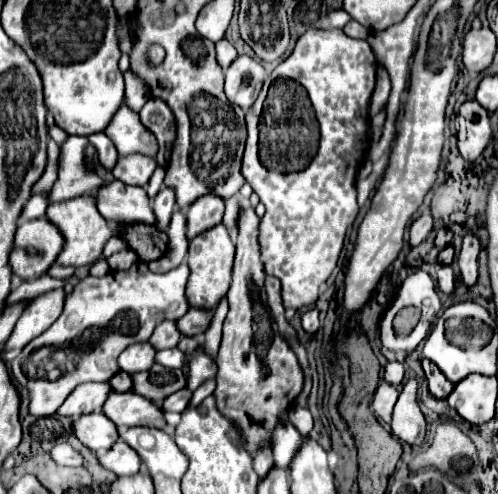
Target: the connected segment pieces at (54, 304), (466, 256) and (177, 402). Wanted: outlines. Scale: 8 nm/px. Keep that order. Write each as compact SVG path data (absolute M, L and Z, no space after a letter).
M62 288L48 290L48 292L32 298L26 304L10 338L4 342L4 362L7 365L20 354L22 348L30 340L40 336L40 332L44 332L56 320L56 316L60 316L62 306L64 306L64 290Z
M470 232L464 236L464 244L458 256L458 266L460 266L460 280L464 286L474 286L476 278L478 278L478 252L480 252L480 242L476 236L472 236Z
M182 388L180 392L174 392L170 396L164 398L162 402L162 410L164 412L184 412L184 408L188 406L188 400L190 400L192 392L188 388Z

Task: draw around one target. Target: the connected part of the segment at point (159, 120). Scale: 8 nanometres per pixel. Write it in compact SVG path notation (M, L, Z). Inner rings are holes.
M150 98L148 104L140 110L140 122L156 136L156 142L160 146L156 162L158 166L166 168L170 162L170 150L176 140L176 124L172 110L158 98Z

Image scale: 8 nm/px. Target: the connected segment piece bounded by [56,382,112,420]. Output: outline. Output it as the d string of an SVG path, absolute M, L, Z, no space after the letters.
M86 382L74 388L74 392L68 394L64 404L58 408L56 414L68 416L76 420L76 416L92 414L92 412L102 412L102 404L108 398L110 384L100 384L100 382Z

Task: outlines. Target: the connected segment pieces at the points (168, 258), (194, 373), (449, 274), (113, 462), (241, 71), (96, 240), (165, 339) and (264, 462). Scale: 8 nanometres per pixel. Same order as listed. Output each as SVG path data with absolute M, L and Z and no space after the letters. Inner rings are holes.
M182 212L172 214L166 234L168 234L170 248L166 250L166 254L160 260L148 264L148 266L152 266L154 272L166 272L166 270L172 270L174 266L178 266L180 262L184 262L184 256L188 250L188 238L186 238L186 218Z
M194 356L190 364L190 376L188 376L188 388L194 392L204 380L210 380L216 376L216 364L208 356Z
M440 266L438 268L438 288L444 292L444 294L452 294L454 292L454 270L450 266Z
M120 438L106 454L98 454L98 462L116 476L132 476L140 470L140 458Z
M238 56L226 70L226 96L232 104L248 112L248 108L258 98L264 80L266 72L256 60L248 56Z
M90 194L78 196L76 200L66 200L66 202L60 202L60 204L50 204L50 208L46 210L46 218L64 236L64 248L62 248L62 252L56 258L56 264L62 264L62 266L94 264L102 256L102 248L104 248L106 240L112 236L110 226L106 224L106 220L96 210L96 204L94 204Z
M172 320L160 324L152 336L148 338L148 342L156 348L156 350L164 350L164 348L176 348L180 340L180 332L176 332L176 324Z
M266 448L266 450L260 450L256 456L254 456L254 470L256 474L262 478L264 474L268 474L268 468L274 464L274 458L272 458L272 448Z

